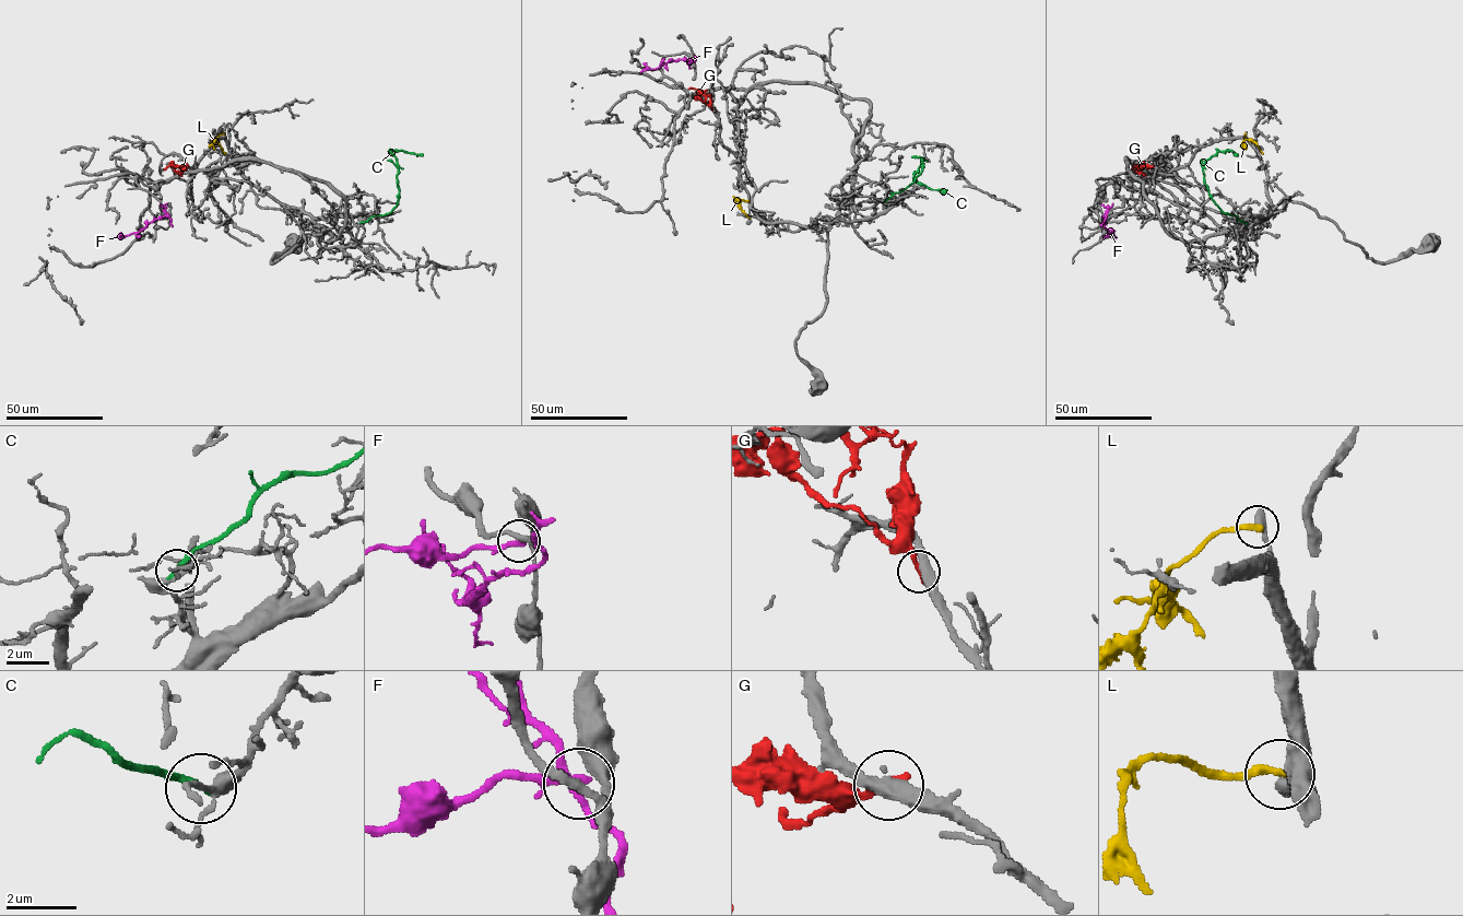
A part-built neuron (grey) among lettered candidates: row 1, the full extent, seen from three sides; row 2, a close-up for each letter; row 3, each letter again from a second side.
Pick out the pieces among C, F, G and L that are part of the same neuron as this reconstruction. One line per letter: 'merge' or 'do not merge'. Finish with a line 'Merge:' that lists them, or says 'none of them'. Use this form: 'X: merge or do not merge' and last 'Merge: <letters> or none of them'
C: do not merge
F: do not merge
G: do not merge
L: do not merge
Merge: none of them

